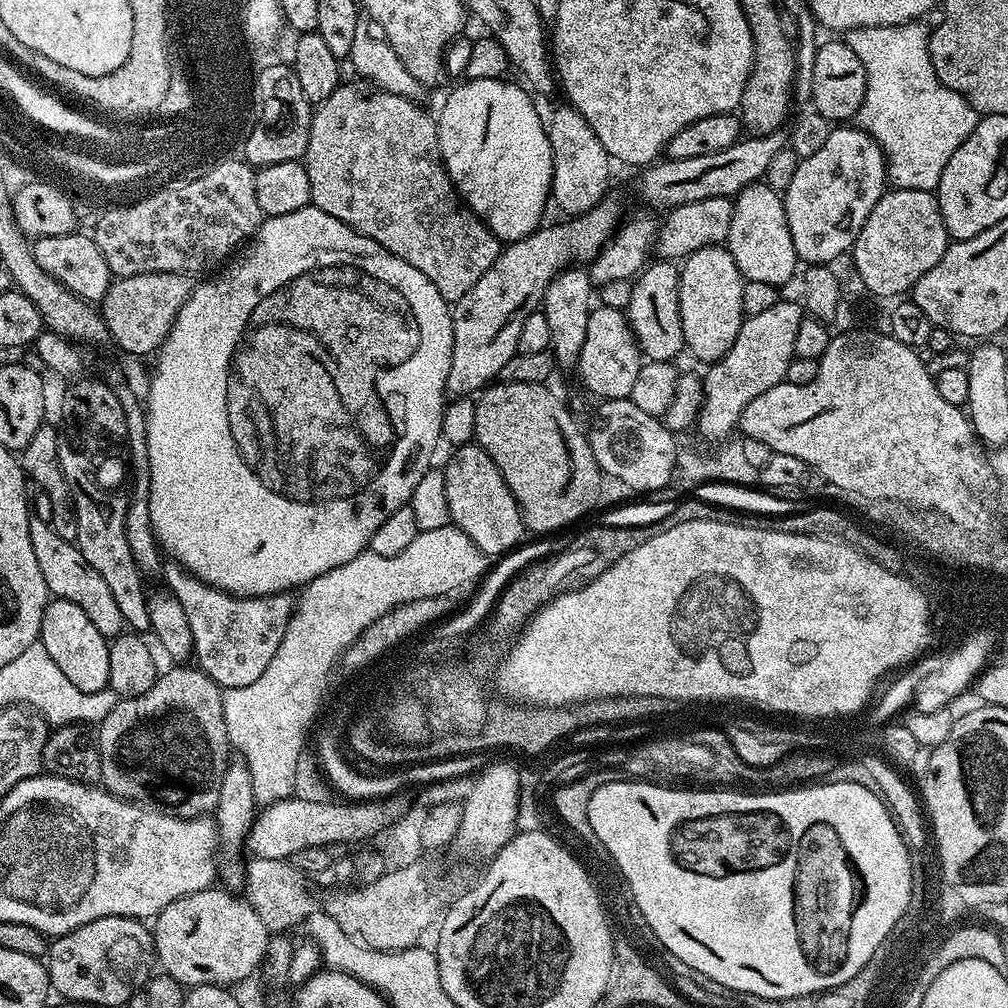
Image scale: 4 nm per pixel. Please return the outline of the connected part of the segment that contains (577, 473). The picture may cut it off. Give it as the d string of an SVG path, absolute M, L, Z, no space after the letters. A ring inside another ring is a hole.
M493 382L483 389L475 397L476 409L474 410L474 440L479 444L482 450L486 450L486 454L490 454L490 458L494 462L494 466L498 466L498 470L502 474L502 478L506 482L506 486L510 490L510 494L514 494L516 505L520 511L520 517L524 523L525 529L529 533L540 532L536 534L552 534L548 532L556 532L559 528L564 528L567 524L572 524L575 520L580 520L592 507L596 504L596 499L600 496L600 479L602 473L598 462L594 458L594 450L590 446L585 429L580 429L578 421L572 417L572 412L551 392L548 384L531 384L530 382Z

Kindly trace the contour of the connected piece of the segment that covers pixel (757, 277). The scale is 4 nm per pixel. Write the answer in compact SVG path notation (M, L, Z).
M763 182L753 183L737 192L732 200L726 247L745 280L781 286L795 277L798 257L794 250L794 238L790 238L790 226L786 222L783 195Z

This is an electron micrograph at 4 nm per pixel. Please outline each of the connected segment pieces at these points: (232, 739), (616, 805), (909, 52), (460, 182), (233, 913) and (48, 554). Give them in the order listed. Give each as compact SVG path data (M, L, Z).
M425 527L414 538L414 542L410 542L410 546L402 550L402 554L394 554L394 558L382 558L382 554L365 550L341 568L315 576L309 584L303 585L304 594L298 600L292 621L288 623L282 646L278 646L278 654L274 654L270 666L266 666L262 678L258 678L258 682L250 682L250 686L223 689L222 710L226 718L228 742L239 755L246 758L250 766L250 778L254 778L254 794L261 805L271 804L274 800L286 800L293 795L296 768L302 759L300 751L304 748L304 735L307 732L309 735L310 729L317 723L316 711L320 708L320 699L329 691L329 665L335 662L337 653L351 646L352 636L364 624L382 618L382 614L402 602L410 602L414 598L456 594L459 588L474 583L476 579L479 581L489 571L489 557L478 550L474 542L470 542L461 528L447 527Z
M625 778L625 779L622 779L622 780L620 780L620 781L614 781L614 782L610 782L610 783L609 783L609 784L606 784L606 783L601 783L601 784L600 784L600 785L599 785L599 786L596 786L596 787L595 787L595 788L594 788L594 789L593 789L593 796L592 796L592 797L591 797L591 798L590 798L590 800L589 800L589 806L588 806L588 814L589 814L589 824L590 824L590 826L591 826L591 827L592 827L592 831L593 831L593 832L595 832L595 833L596 833L596 835L597 835L597 836L598 836L598 838L603 838L603 839L604 839L604 843L605 843L605 844L608 844L608 848L610 848L610 849L612 849L612 852L614 852L614 853L615 853L615 855L616 855L616 858L617 858L617 859L618 859L618 860L619 860L619 861L620 861L620 864L623 864L623 867L622 867L622 871L623 871L623 873L624 873L624 875L626 875L626 876L627 876L627 877L629 877L629 878L630 878L630 879L631 879L631 882L632 882L632 887L633 887L633 888L634 888L634 889L635 889L635 892L636 892L636 896L638 896L638 897L639 897L639 907L642 907L642 909L644 909L644 912L646 912L646 913L647 913L647 915L648 915L648 920L651 920L651 922L652 922L652 924L653 924L653 928L656 928L656 930L657 930L657 932L659 932L659 933L660 933L660 937L661 937L661 940L664 940L664 943L666 943L666 944L668 944L668 947L670 947L670 948L672 948L672 950L671 950L671 951L670 951L670 953L671 953L671 954L674 954L674 956L675 956L675 957L677 957L677 958L680 958L680 959L681 959L681 960L682 960L682 962L684 962L684 963L685 963L685 964L686 964L686 966L688 966L688 967L690 967L690 968L692 968L692 969L693 969L693 970L694 970L694 971L698 971L698 972L699 972L699 973L703 973L703 974L706 974L706 976L707 976L707 977L709 977L709 978L714 978L714 980L715 980L715 981L716 981L716 982L718 982L718 983L721 983L721 984L722 984L722 986L724 986L724 987L726 987L726 988L728 988L728 989L729 989L729 990L731 990L731 991L732 991L732 992L733 992L733 993L736 993L736 994L741 994L741 993L744 993L744 994L746 994L746 995L748 995L748 996L750 996L750 997L751 997L751 998L757 998L757 996L761 996L761 998L762 998L762 999L764 999L764 1000L785 1000L785 1002L791 1002L791 1001L792 1001L792 1000L793 1000L793 999L795 999L795 998L796 998L796 997L797 997L797 996L801 996L801 995L802 995L802 994L810 994L810 993L811 993L811 992L826 992L826 991L828 991L828 989L830 989L830 988L838 988L838 987L840 987L840 986L842 986L842 982L850 982L850 978L854 978L854 974L858 974L858 973L859 973L859 972L860 972L860 971L861 971L861 970L862 970L862 968L863 968L863 967L864 967L864 965L866 965L866 962L869 962L869 960L870 960L870 956L871 956L871 955L872 955L872 954L874 954L874 950L877 950L877 948L878 948L878 946L880 946L880 945L882 945L882 940L883 940L883 939L884 939L884 938L886 938L886 936L887 936L887 935L888 935L888 934L890 934L890 930L893 930L893 928L894 928L894 924L895 924L895 923L896 923L896 922L898 922L898 920L899 920L899 919L900 919L900 917L901 917L901 916L902 916L902 914L903 914L903 911L904 911L904 910L906 910L906 906L907 906L907 903L908 903L908 902L910 902L910 894L911 894L911 859L910 859L910 857L908 857L908 847L907 847L907 845L906 845L906 844L905 844L905 841L904 841L904 838L903 838L903 836L902 836L902 835L901 835L901 831L900 831L900 829L899 829L899 827L898 827L898 825L897 825L897 823L896 823L896 821L895 821L895 820L894 820L894 819L893 819L893 817L892 817L892 813L891 813L891 812L889 812L889 809L888 809L888 806L887 806L887 805L886 805L886 804L885 804L885 803L884 803L884 801L883 801L883 800L880 800L880 799L878 799L878 798L877 798L877 797L876 797L876 796L875 796L875 794L874 794L874 793L871 793L871 792L870 792L870 790L868 790L868 789L867 789L867 787L866 787L866 786L864 786L864 785L860 785L860 784L855 784L855 786L846 786L846 780L836 780L836 781L835 781L835 782L816 782L816 783L813 783L813 784L812 784L812 785L811 785L811 786L797 786L797 787L795 787L795 788L790 788L790 789L787 789L787 790L764 790L764 791L768 791L768 792L760 792L760 793L758 793L758 794L757 794L757 796L756 796L756 797L754 797L754 796L747 796L747 794L746 794L746 793L744 793L744 792L732 792L732 791L736 791L736 790L708 790L708 791L712 791L712 792L679 792L679 790L678 790L678 789L676 789L676 788L663 788L663 786L662 786L662 785L660 785L660 784L640 784L640 783L644 783L644 782L637 782L637 781L636 781L636 780L635 780L635 779L632 779L632 778Z
M924 22L894 27L852 28L846 43L866 70L866 94L858 113L859 127L880 143L888 161L893 189L935 193L954 150L970 138L981 113L962 94L950 90L934 74L930 62L929 25Z
M507 79L499 80L464 80L448 97L444 100L444 105L440 108L440 116L438 115L438 123L436 125L436 133L440 139L440 158L444 161L444 169L448 171L448 177L452 180L457 192L460 194L461 200L480 217L480 221L494 233L494 235L502 242L511 242L513 240L521 240L526 238L537 228L541 227L544 216L544 207L550 204L550 189L552 186L552 151L550 150L550 142L548 141L548 129L545 121L540 120L540 116L536 113L536 108L532 105L533 97L519 83L507 84Z
M213 886L170 902L170 906L166 906L166 910L162 910L154 918L154 939L159 967L180 984L233 986L232 984L246 979L251 972L253 975L259 969L267 954L270 933L255 913L254 906L243 895L235 896L232 892L223 892L220 886Z
M36 515L31 517L30 546L34 546L34 558L38 558L38 566L42 566L42 578L46 578L46 586L55 599L74 602L74 606L80 607L90 617L90 622L94 622L98 634L105 638L115 638L125 631L122 610L118 610L114 592L108 589L102 574L98 574L98 570L94 570L94 566L82 558L80 549L73 541L59 536L45 517L44 520Z

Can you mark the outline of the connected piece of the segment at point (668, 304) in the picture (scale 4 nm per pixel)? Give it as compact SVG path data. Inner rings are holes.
M657 259L649 263L639 276L635 277L626 309L628 324L636 336L641 353L649 361L675 361L679 352L685 351L680 317L680 270L669 259Z

